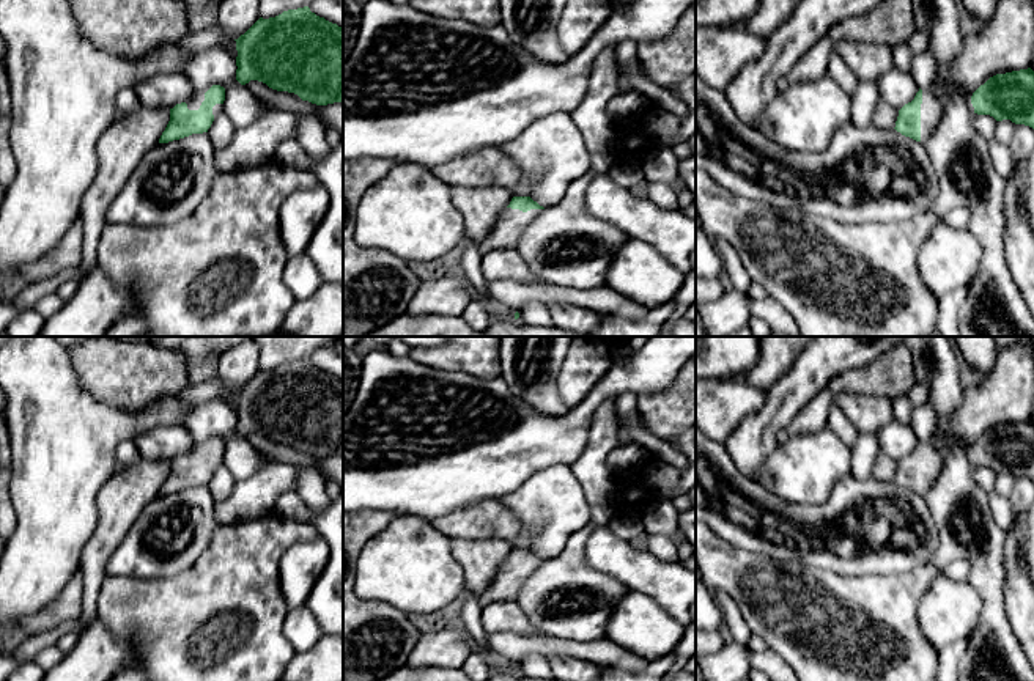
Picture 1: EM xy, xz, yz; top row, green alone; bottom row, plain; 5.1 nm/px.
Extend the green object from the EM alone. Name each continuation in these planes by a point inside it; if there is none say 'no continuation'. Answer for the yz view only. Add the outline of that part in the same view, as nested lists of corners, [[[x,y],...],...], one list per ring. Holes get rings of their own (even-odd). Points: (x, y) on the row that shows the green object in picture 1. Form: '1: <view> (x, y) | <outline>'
1: yz (930, 109) | [[[930,88],[922,90],[922,104],[921,104],[921,143],[924,145],[943,116],[941,102],[932,94]]]

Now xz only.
1: xz (509, 228) | [[[511,208],[504,209],[489,234],[478,242],[480,253],[485,255],[493,248],[513,248],[527,225],[540,212],[541,209],[530,209],[527,212]]]

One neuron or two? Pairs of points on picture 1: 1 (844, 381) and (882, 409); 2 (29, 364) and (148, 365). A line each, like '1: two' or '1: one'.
1: two
2: two

